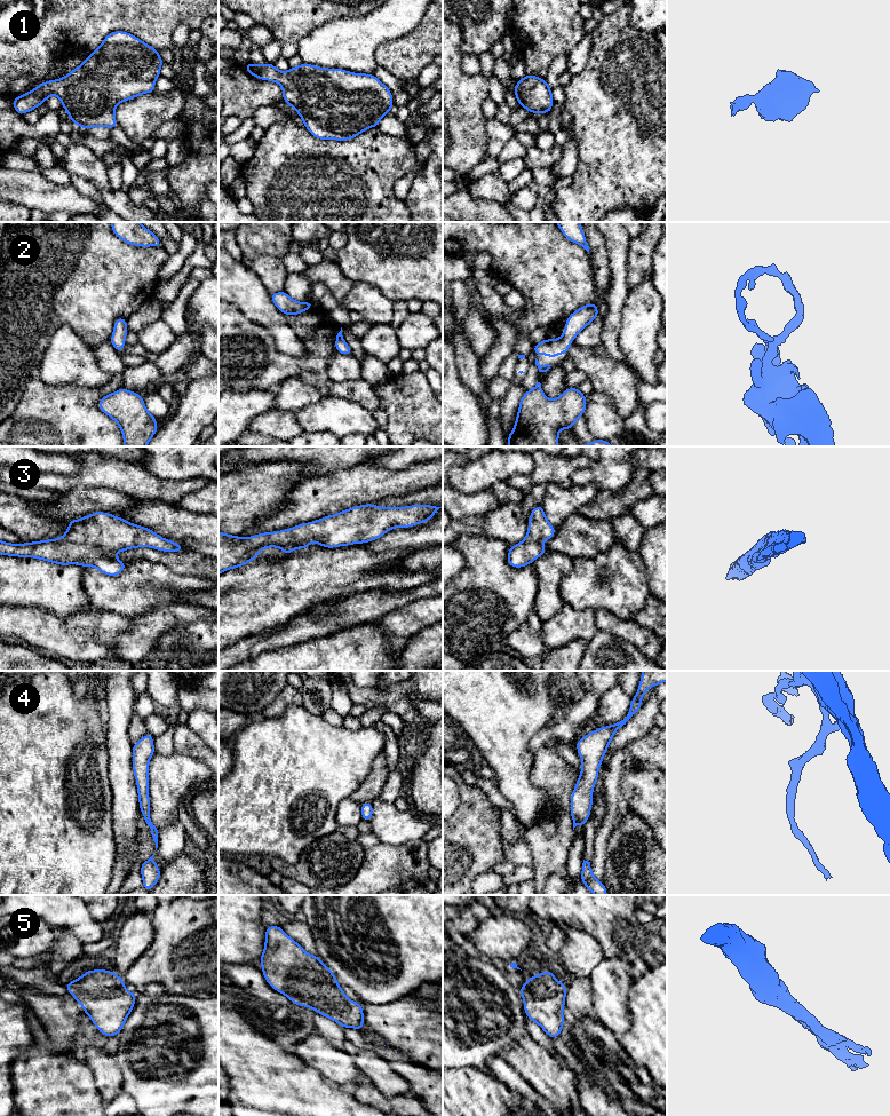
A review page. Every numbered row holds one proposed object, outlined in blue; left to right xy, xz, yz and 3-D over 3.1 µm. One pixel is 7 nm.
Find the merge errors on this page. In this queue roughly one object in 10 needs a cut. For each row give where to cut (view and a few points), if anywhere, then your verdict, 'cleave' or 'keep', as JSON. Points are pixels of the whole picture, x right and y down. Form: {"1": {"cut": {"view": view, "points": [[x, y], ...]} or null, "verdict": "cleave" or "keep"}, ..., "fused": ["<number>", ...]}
{"1": {"cut": null, "verdict": "keep"}, "2": {"cut": null, "verdict": "keep"}, "3": {"cut": null, "verdict": "keep"}, "4": {"cut": null, "verdict": "keep"}, "5": {"cut": null, "verdict": "keep"}, "fused": []}

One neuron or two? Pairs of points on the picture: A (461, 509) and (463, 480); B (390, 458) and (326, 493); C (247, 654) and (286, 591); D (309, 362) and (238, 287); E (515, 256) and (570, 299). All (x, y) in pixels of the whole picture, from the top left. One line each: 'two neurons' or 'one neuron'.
A: two neurons
B: two neurons
C: two neurons
D: two neurons
E: one neuron

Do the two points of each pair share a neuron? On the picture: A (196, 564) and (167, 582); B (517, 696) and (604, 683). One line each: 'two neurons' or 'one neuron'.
A: two neurons
B: two neurons

